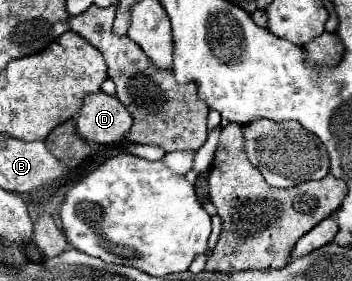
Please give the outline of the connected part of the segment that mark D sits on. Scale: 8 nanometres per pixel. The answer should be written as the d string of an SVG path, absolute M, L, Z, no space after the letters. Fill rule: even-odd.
M102 91L84 99L76 115L78 133L94 143L120 143L122 135L132 127L132 115L124 105Z

